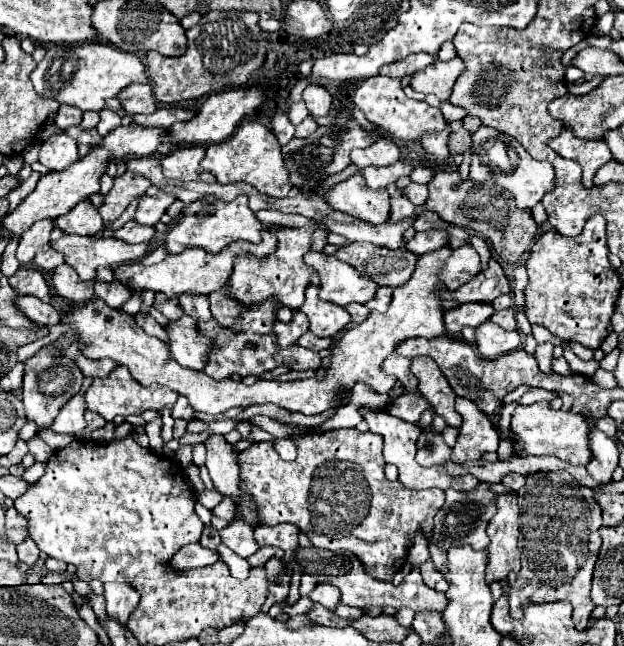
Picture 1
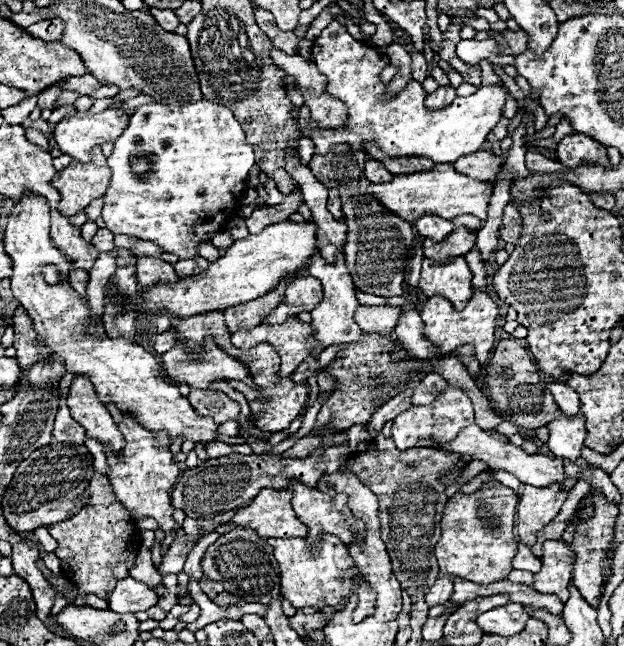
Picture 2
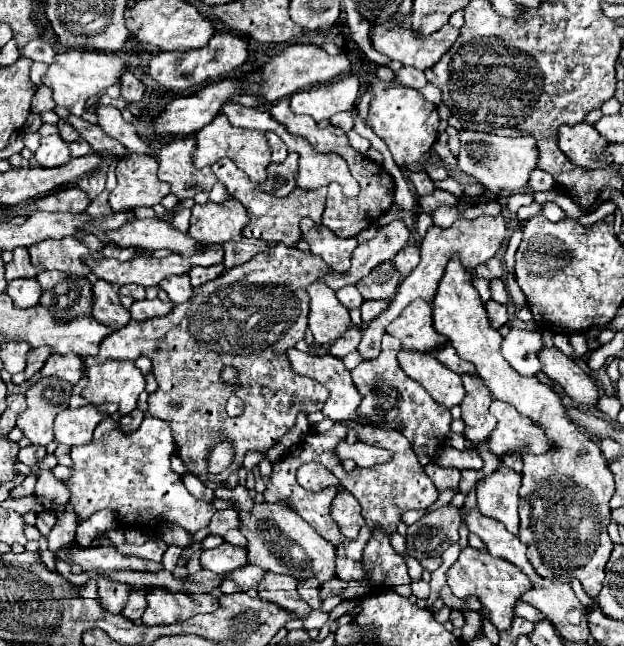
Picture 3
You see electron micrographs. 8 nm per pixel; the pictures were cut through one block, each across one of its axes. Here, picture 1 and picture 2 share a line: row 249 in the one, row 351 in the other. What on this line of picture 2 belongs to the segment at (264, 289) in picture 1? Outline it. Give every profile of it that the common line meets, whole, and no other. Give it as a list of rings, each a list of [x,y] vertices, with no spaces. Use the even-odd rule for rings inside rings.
[[[286,318],[282,324],[258,324],[254,330],[238,330],[231,335],[231,342],[236,348],[252,348],[260,342],[268,342],[280,354],[280,374],[292,374],[296,366],[310,356],[308,338],[312,328],[298,318]]]

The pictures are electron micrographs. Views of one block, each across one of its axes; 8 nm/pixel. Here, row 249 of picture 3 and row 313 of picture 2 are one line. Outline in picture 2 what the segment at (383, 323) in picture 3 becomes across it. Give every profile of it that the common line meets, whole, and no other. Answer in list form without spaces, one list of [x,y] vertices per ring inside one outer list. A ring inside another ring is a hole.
[[[474,292],[472,298],[468,300],[468,304],[464,306],[464,310],[454,310],[454,306],[444,296],[436,294],[426,300],[420,314],[426,324],[426,328],[424,328],[426,338],[430,338],[430,342],[434,342],[442,354],[450,354],[454,348],[470,344],[470,346],[474,346],[479,364],[484,366],[486,362],[489,362],[488,354],[494,344],[496,320],[500,316],[500,308],[498,308],[492,292]]]

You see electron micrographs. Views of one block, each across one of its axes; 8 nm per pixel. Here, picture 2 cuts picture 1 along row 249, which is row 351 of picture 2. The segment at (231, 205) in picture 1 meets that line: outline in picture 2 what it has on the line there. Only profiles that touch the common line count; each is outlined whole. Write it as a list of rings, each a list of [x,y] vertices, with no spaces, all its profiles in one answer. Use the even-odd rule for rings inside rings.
[[[206,336],[204,352],[202,352],[202,358],[200,358],[200,360],[192,360],[190,354],[186,352],[186,344],[184,344],[184,342],[178,342],[174,348],[170,348],[168,352],[162,354],[162,368],[166,370],[166,374],[170,374],[170,380],[186,382],[186,384],[190,384],[190,386],[198,386],[198,388],[208,388],[208,386],[212,386],[214,382],[230,382],[230,380],[234,380],[234,382],[244,382],[244,384],[248,384],[248,386],[252,386],[252,388],[256,390],[256,386],[254,386],[254,382],[252,382],[252,376],[250,376],[250,368],[248,368],[248,364],[242,362],[242,360],[238,360],[238,358],[228,356],[226,352],[222,352],[222,350],[212,342],[210,336]]]

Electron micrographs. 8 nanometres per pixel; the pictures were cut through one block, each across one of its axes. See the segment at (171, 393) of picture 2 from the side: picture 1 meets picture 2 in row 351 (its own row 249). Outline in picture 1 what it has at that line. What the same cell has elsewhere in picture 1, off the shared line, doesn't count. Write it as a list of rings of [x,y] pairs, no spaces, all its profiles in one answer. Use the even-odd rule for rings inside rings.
[[[74,234],[62,236],[50,246],[52,250],[64,254],[66,264],[72,266],[82,280],[92,280],[100,266],[116,268],[124,262],[140,260],[148,250],[148,244],[126,244],[116,238],[90,240]]]

